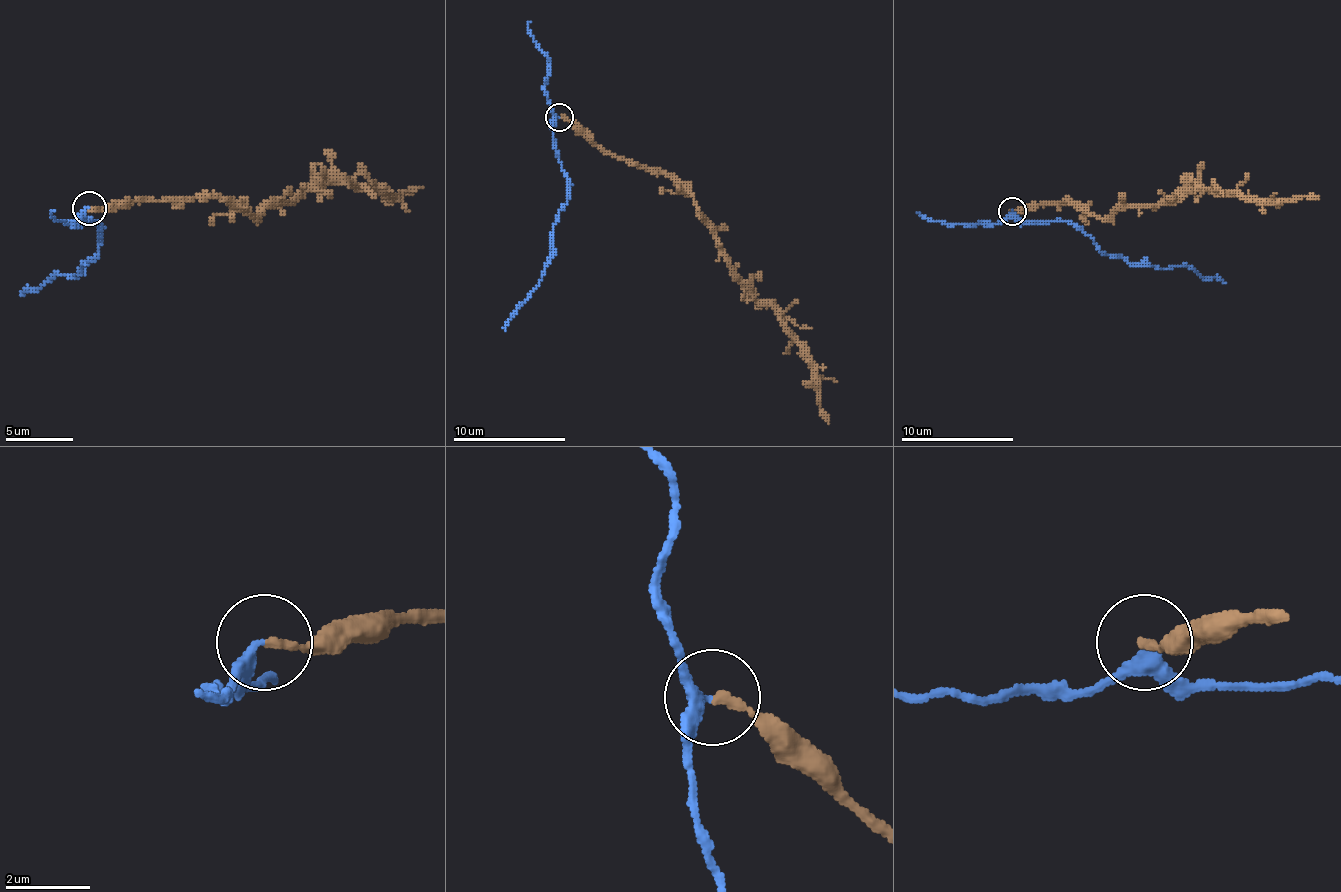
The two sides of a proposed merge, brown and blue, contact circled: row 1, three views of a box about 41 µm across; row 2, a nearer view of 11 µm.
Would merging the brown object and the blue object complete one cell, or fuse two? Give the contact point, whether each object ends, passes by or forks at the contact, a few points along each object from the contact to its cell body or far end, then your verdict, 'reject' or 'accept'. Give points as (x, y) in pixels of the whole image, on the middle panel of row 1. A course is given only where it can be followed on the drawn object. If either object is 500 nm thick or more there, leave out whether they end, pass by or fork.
place (559, 117); brown ends; blue passes by; course brown (559, 117), (606, 151), (665, 171), (693, 199), (730, 272), (775, 311), (808, 364), (828, 423); course blue (559, 117), (553, 128), (553, 148), (567, 185), (567, 201), (553, 230), (553, 258), (505, 331); reject

